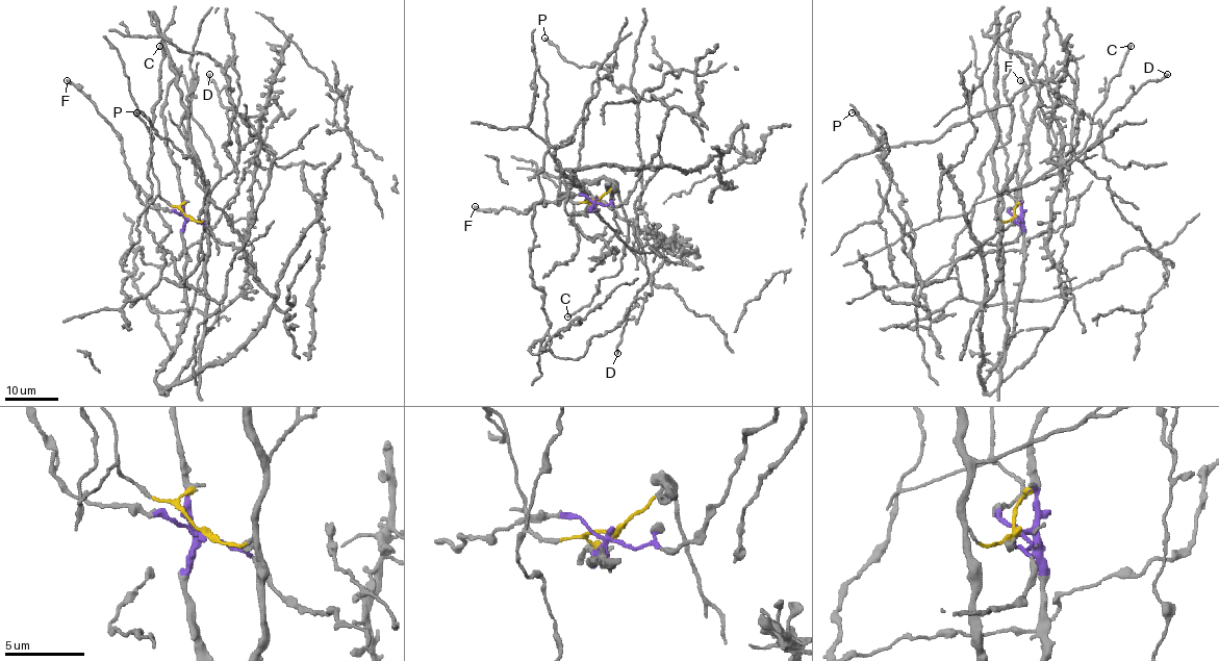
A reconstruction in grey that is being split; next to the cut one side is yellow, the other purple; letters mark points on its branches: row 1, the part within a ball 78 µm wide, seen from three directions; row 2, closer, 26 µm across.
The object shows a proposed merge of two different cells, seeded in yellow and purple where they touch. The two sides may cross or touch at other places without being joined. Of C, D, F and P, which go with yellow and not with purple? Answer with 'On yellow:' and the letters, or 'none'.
On yellow: C, D

